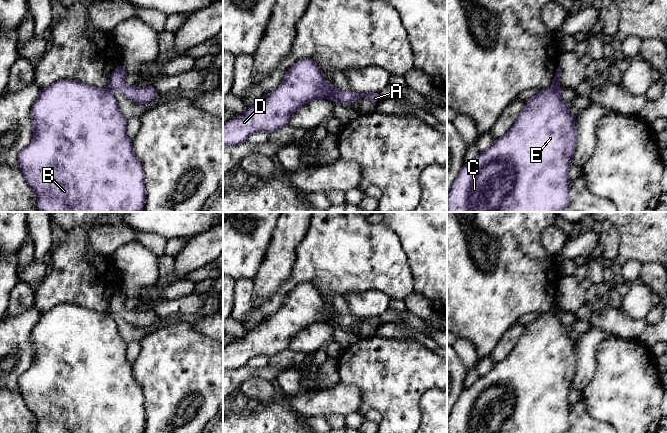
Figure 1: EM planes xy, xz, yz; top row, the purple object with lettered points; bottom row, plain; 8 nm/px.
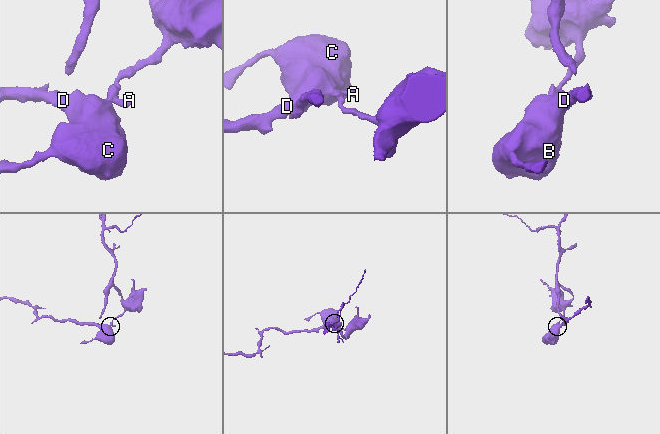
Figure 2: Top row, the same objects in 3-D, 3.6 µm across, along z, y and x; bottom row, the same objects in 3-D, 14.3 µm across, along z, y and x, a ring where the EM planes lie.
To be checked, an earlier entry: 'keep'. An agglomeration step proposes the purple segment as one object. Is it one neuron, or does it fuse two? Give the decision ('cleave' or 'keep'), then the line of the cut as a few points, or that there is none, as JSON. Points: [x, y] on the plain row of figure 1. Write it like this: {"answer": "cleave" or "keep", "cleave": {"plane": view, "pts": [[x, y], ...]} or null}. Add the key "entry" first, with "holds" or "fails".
{"entry": "fails", "answer": "cleave", "cleave": {"plane": "xz", "pts": [[337, 313], [333, 324]]}}

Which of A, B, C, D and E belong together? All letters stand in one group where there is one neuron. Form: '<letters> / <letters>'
A / B C D E

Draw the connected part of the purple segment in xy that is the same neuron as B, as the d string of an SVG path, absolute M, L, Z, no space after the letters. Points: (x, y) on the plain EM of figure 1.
M63 303L40 318L31 332L34 349L30 368L18 378L19 394L34 415L39 433L143 433L145 398L126 359L127 343L110 312Z

